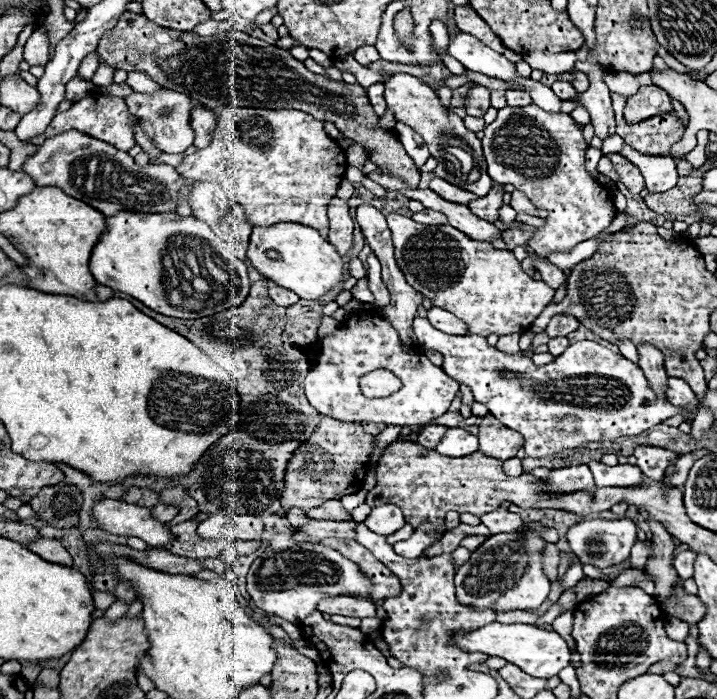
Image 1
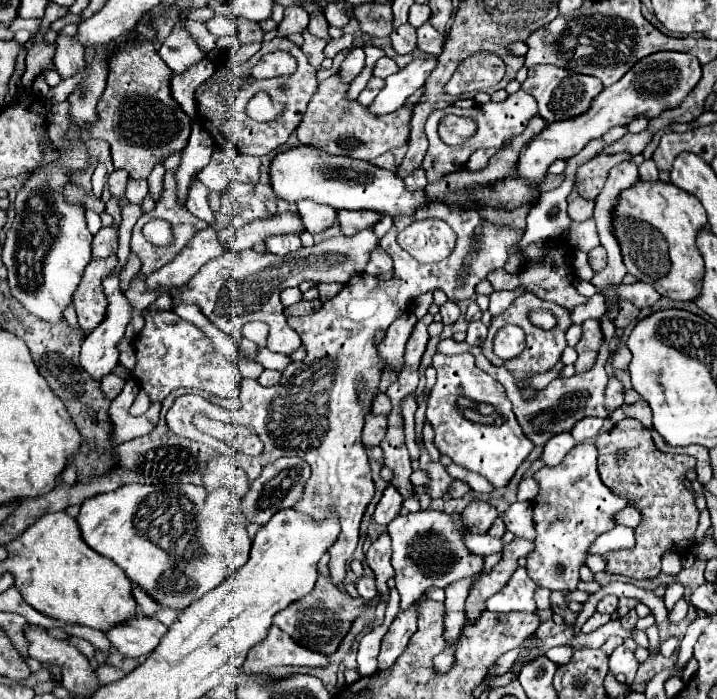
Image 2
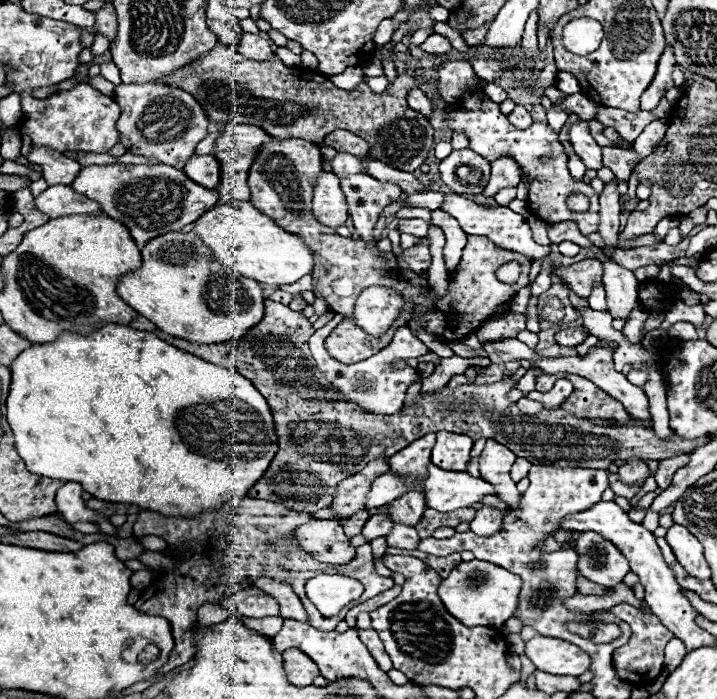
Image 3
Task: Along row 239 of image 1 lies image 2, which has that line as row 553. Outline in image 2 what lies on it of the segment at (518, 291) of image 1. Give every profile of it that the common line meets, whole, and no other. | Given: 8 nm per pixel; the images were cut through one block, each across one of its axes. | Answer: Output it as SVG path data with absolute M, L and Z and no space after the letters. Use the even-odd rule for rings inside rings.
M420 510L406 516L396 516L388 524L388 534L392 538L392 566L396 570L396 590L400 592L402 600L400 610L408 608L430 586L446 588L454 580L474 576L482 570L482 558L466 552L462 532L466 532L462 522L452 522L448 514L436 510Z

